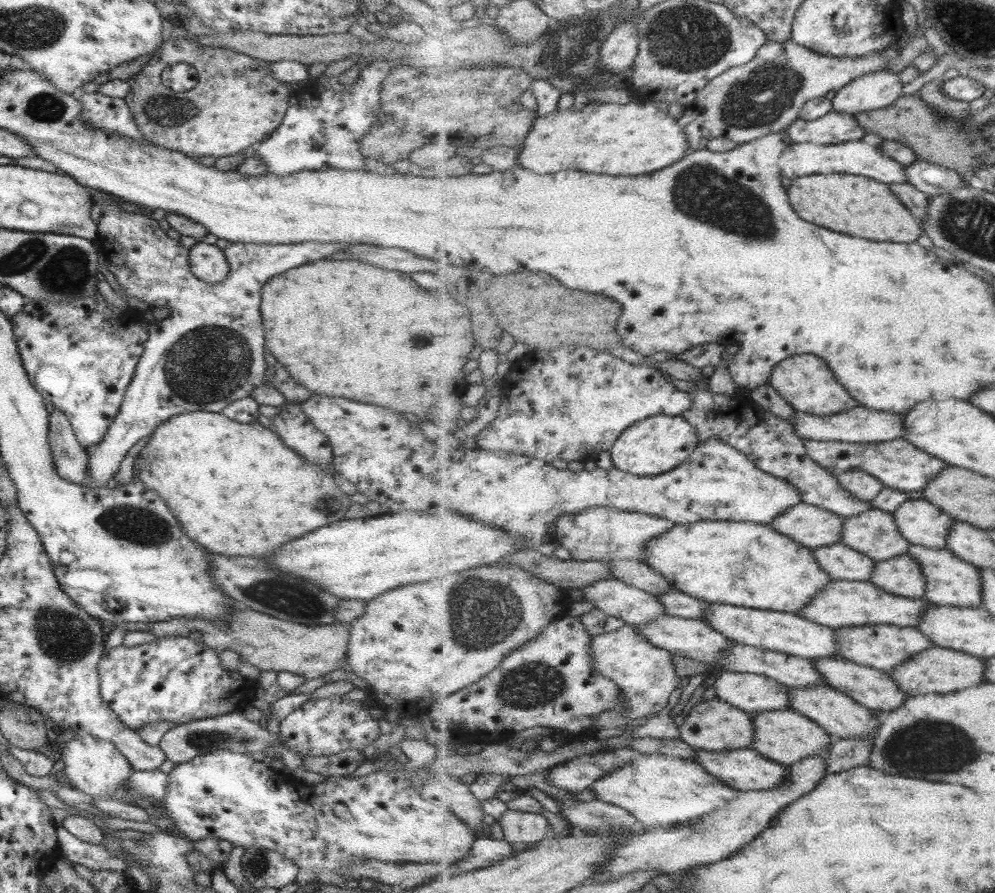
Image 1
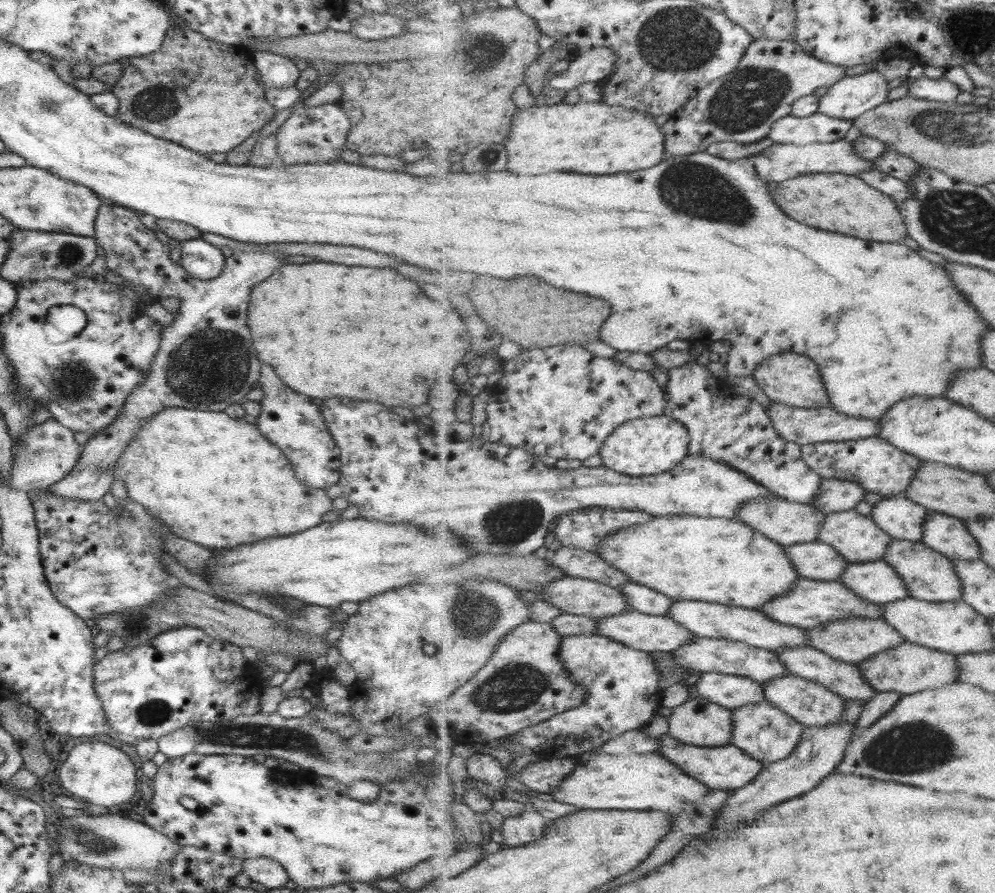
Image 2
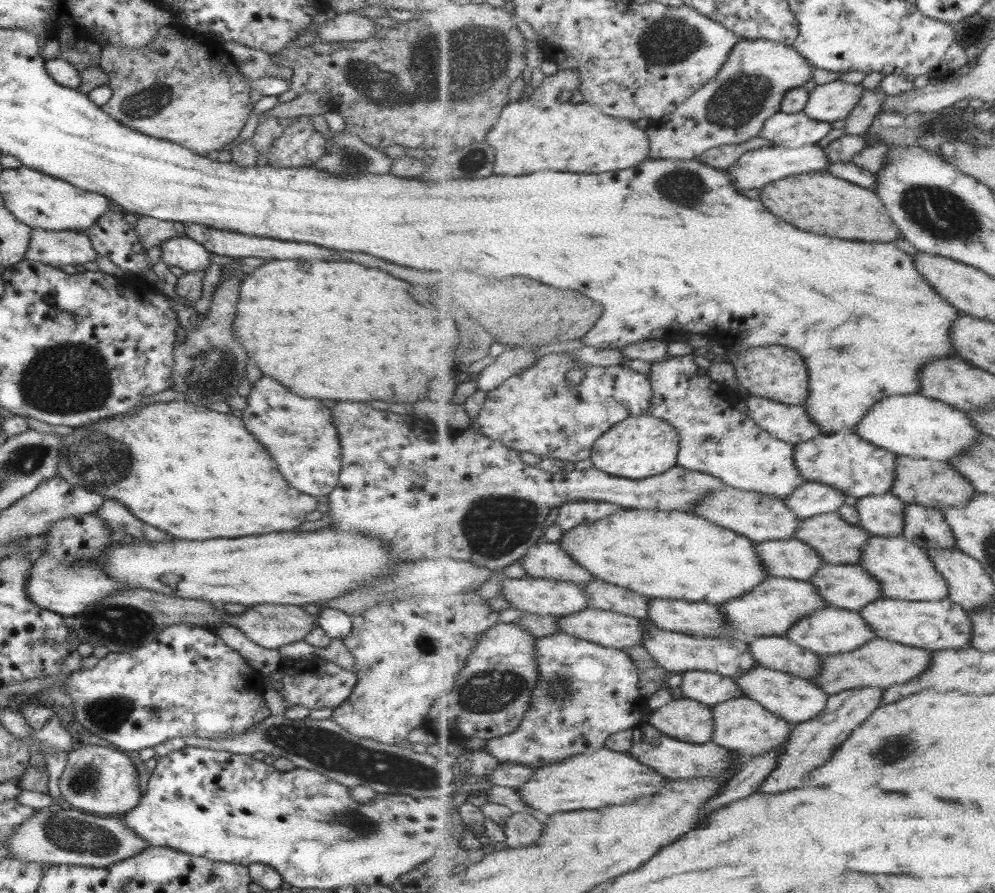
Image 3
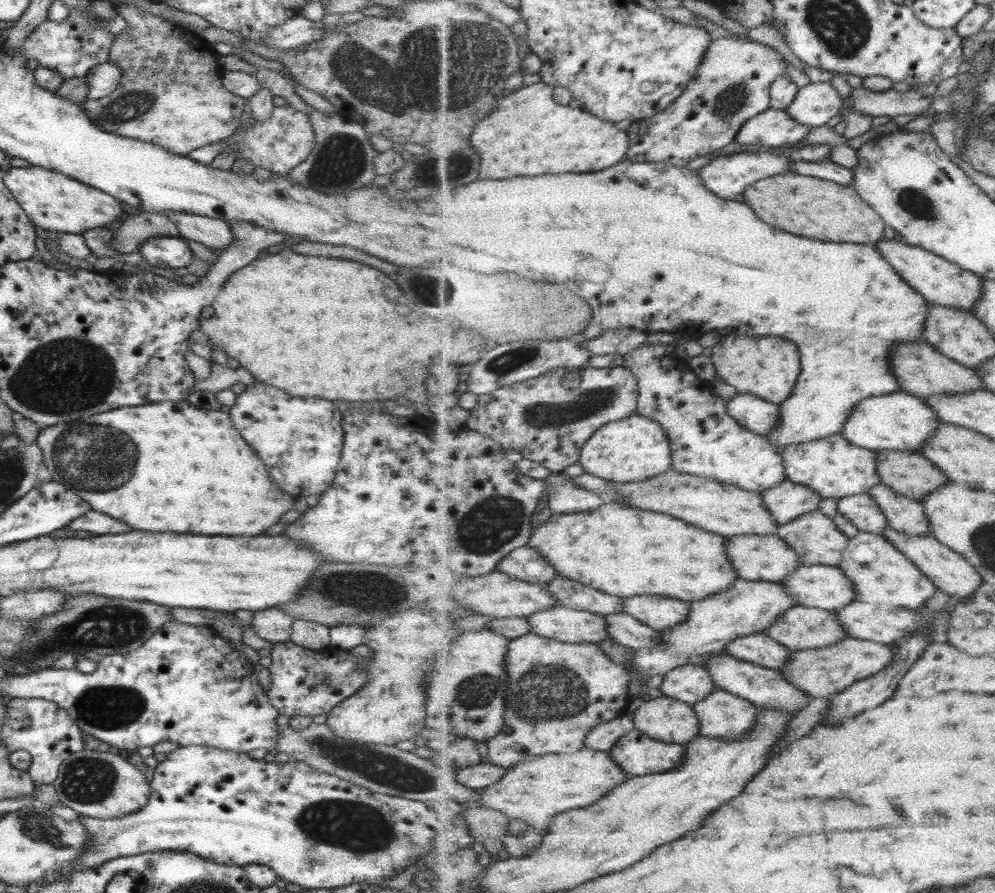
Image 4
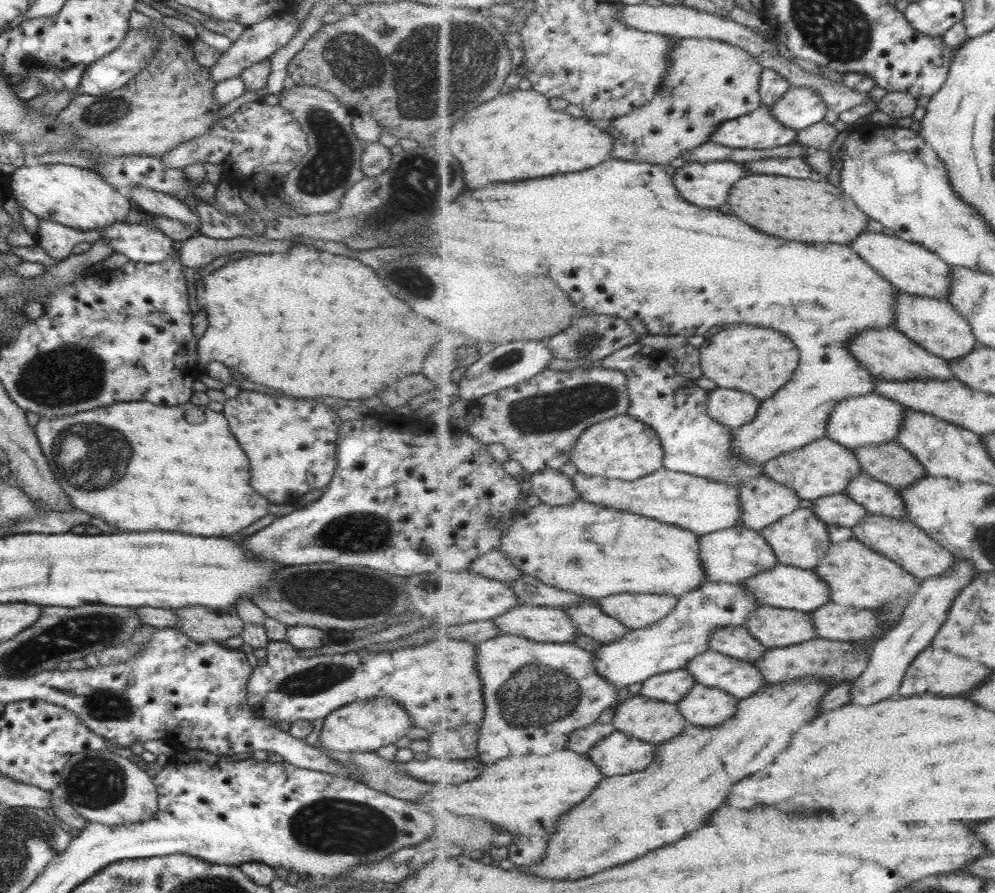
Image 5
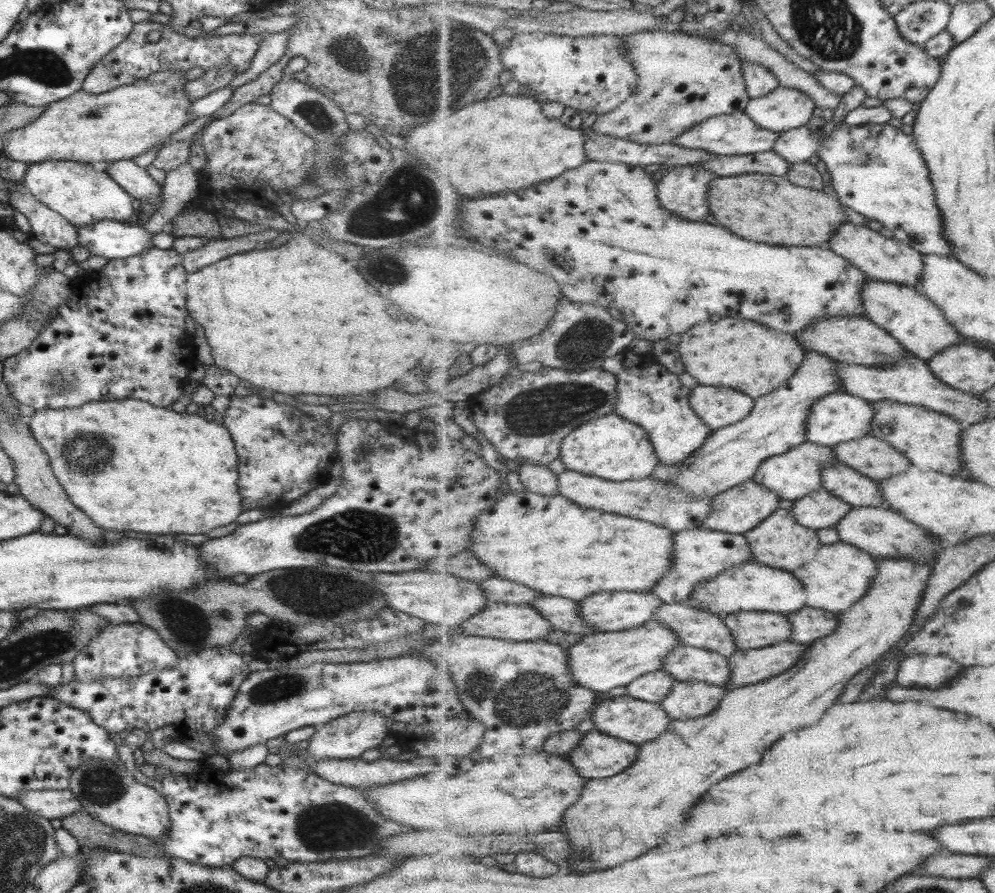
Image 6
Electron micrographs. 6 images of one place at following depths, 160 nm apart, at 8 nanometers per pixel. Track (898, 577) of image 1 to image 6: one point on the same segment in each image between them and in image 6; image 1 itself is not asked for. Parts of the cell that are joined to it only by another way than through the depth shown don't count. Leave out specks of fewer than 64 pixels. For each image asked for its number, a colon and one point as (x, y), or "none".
2: (876, 581)
3: (852, 587)
4: (819, 586)
5: (800, 589)
6: (754, 586)

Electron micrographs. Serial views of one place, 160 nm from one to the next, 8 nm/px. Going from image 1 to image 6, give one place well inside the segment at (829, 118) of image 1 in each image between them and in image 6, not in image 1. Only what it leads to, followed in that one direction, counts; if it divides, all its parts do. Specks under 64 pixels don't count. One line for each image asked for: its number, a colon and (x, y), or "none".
2: (818, 128)
3: (789, 130)
4: (774, 127)
5: (759, 129)
6: (737, 133)

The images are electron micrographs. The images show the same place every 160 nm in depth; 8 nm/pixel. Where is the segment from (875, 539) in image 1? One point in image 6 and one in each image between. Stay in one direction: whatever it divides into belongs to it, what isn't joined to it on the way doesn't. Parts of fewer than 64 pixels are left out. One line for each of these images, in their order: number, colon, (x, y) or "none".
2: (858, 538)
3: (839, 542)
4: (816, 538)
5: (802, 539)
6: (781, 541)

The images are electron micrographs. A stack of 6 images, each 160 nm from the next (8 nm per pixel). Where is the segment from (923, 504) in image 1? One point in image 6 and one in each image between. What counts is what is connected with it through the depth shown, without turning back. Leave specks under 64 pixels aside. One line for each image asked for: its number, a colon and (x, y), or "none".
2: (903, 519)
3: (883, 515)
4: (863, 511)
5: (840, 509)
6: (822, 509)

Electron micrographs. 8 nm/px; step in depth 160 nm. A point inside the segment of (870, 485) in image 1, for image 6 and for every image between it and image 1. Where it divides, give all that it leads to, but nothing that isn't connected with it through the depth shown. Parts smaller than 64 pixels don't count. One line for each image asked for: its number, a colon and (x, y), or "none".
2: (837, 495)
3: (812, 498)
4: (789, 500)
5: (765, 501)
6: (740, 509)

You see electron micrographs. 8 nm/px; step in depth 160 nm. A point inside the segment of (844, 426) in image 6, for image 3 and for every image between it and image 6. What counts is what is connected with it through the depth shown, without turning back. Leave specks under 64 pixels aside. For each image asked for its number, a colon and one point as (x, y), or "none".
3: (914, 425)
4: (900, 421)
5: (870, 419)

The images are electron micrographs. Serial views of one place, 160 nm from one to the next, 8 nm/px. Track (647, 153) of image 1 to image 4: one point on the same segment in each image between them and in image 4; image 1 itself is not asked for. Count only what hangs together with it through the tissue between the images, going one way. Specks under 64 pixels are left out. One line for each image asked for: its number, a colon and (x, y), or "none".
2: (599, 138)
3: (534, 133)
4: (529, 134)

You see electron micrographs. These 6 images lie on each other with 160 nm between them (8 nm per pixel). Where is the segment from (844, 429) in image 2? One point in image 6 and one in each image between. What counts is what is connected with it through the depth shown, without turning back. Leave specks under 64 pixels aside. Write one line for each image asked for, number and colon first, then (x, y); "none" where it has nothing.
3: (791, 423)
4: (762, 416)
5: (731, 407)
6: (719, 406)

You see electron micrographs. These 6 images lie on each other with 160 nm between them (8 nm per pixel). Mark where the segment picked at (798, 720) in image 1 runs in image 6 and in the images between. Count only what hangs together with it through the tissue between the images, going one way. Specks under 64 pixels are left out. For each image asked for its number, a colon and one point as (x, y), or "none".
2: (762, 730)
3: (744, 725)
4: (723, 715)
5: (704, 706)
6: (688, 699)

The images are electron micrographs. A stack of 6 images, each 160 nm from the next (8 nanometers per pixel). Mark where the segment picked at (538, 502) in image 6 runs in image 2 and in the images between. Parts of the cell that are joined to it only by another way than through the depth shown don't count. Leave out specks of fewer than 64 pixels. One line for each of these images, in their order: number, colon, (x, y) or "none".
2: (720, 560)
3: (676, 555)
4: (620, 550)
5: (586, 548)

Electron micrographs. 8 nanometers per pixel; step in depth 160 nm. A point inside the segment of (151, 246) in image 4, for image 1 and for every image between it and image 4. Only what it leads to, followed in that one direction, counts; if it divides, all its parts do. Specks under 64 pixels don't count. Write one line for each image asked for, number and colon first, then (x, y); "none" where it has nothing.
1: (208, 263)
2: (203, 261)
3: (183, 252)

